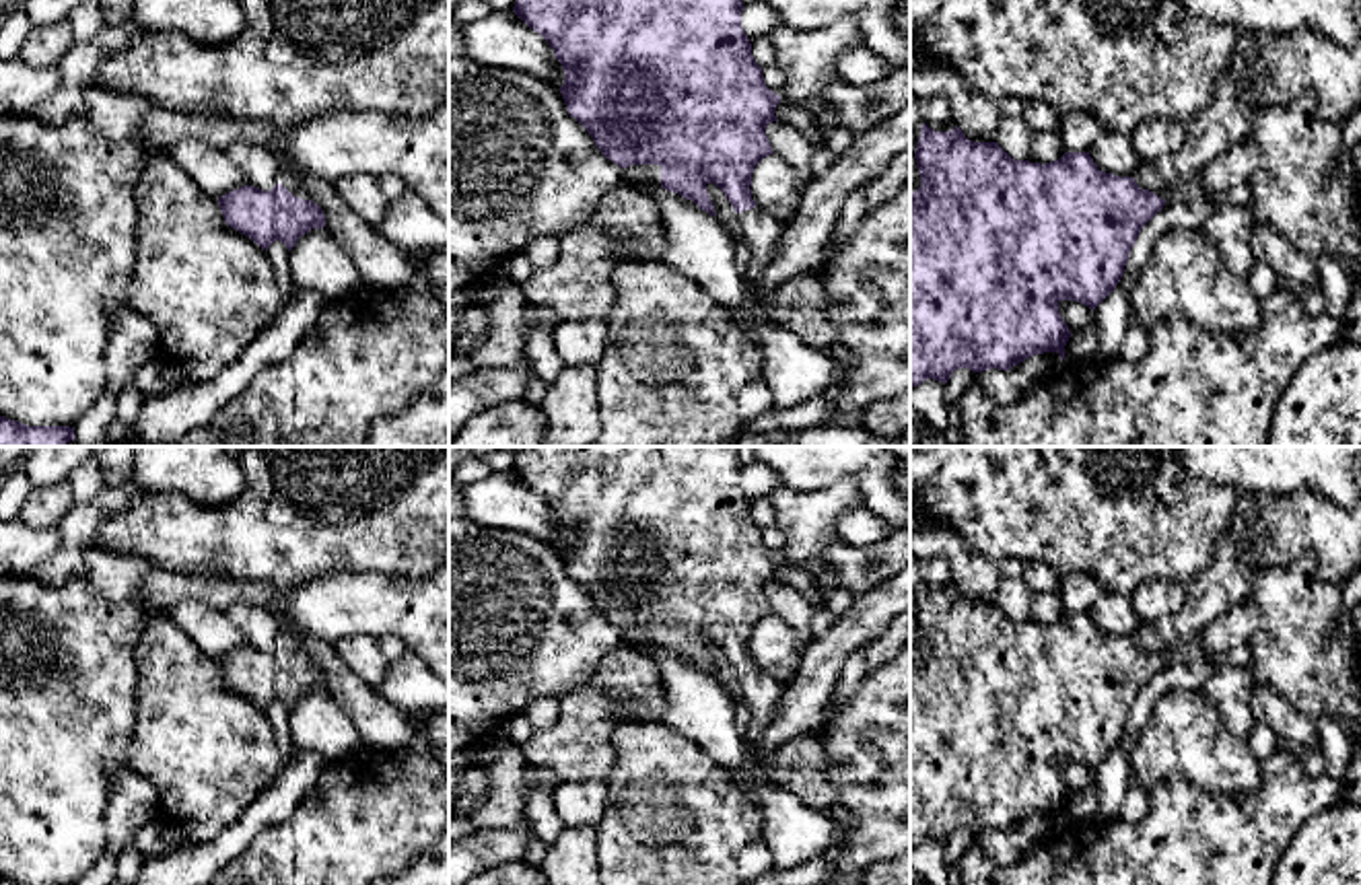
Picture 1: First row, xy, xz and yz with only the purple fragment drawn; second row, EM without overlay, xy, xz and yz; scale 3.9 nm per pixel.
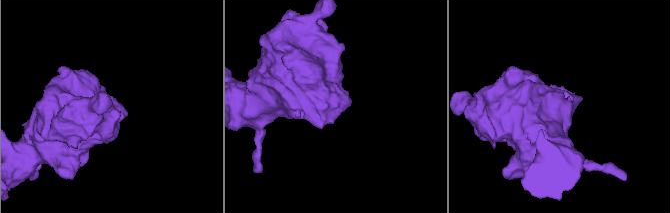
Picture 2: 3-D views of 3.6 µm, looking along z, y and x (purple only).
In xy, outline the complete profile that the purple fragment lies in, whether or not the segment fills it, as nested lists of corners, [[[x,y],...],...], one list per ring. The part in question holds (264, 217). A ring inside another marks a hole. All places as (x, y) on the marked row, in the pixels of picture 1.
[[[280,173],[270,191],[243,185],[218,198],[224,222],[268,251],[280,241],[290,251],[311,228],[323,228],[323,210],[307,198],[303,181]]]

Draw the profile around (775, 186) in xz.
[[[776,154],[754,167],[749,189],[758,208],[784,222],[793,218],[803,193],[797,169]]]

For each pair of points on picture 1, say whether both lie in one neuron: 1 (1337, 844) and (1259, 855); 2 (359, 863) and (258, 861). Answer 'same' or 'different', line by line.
1: different
2: same

